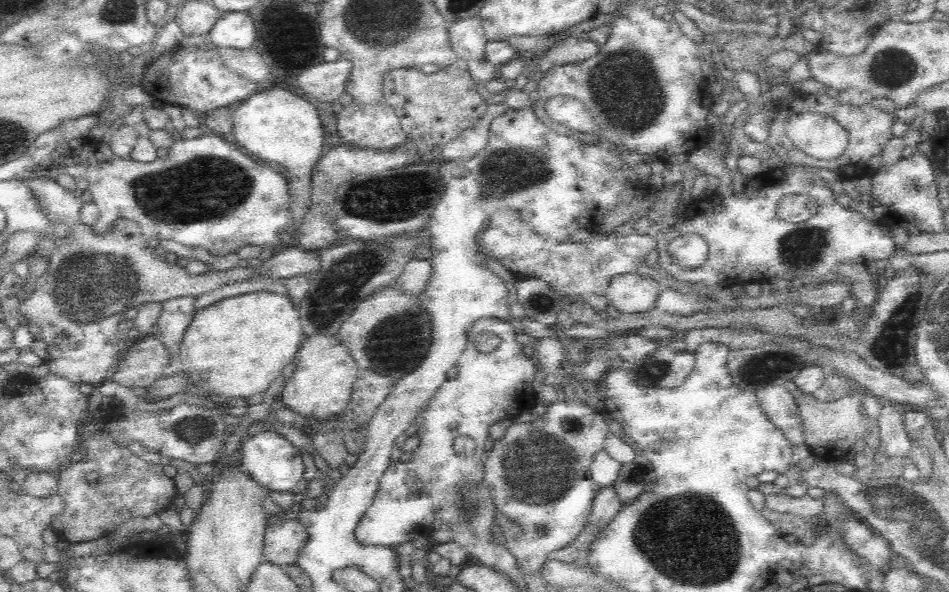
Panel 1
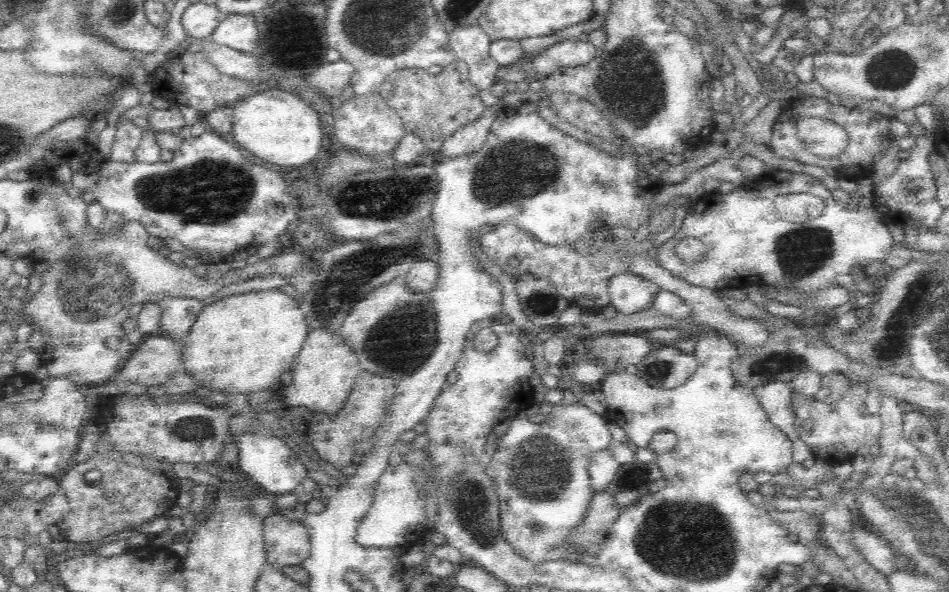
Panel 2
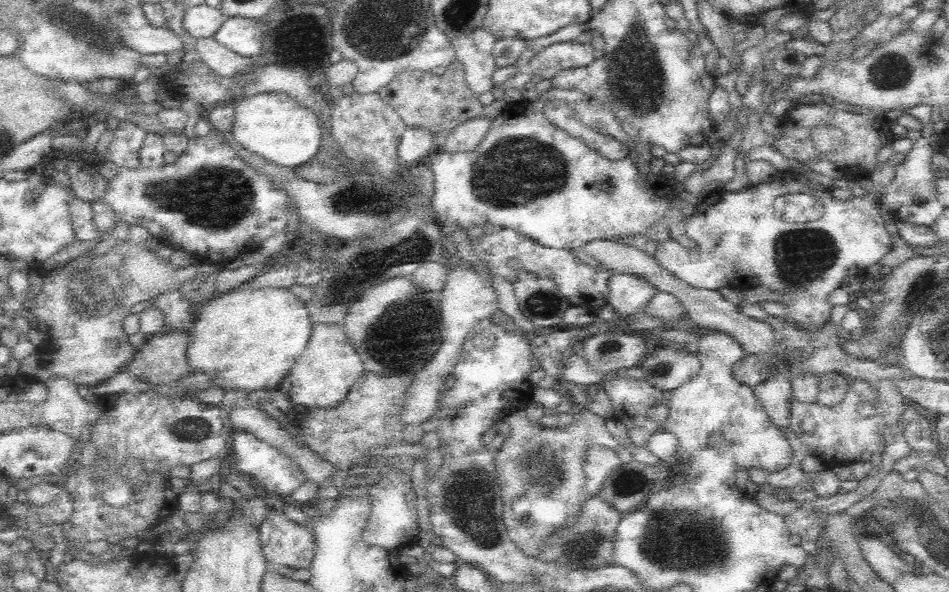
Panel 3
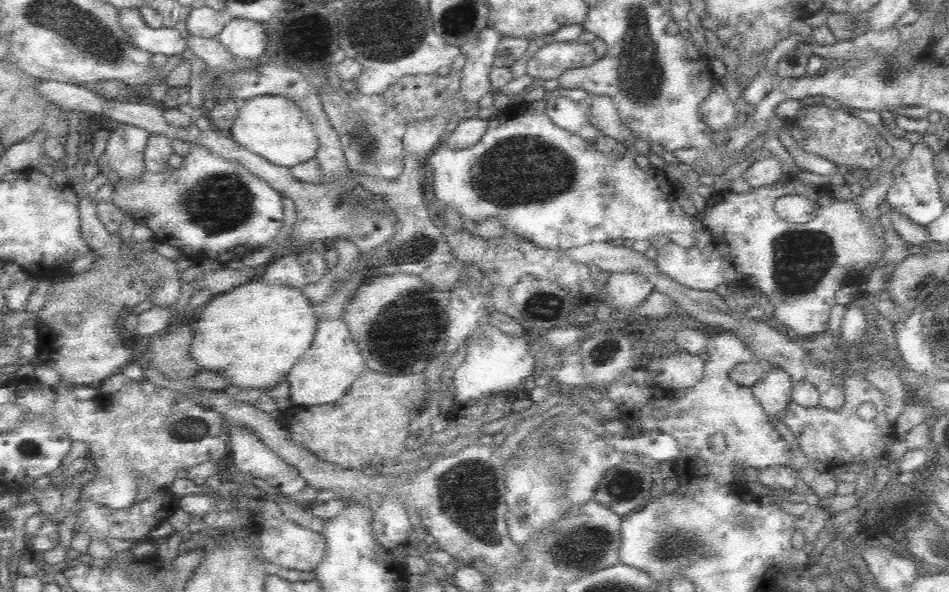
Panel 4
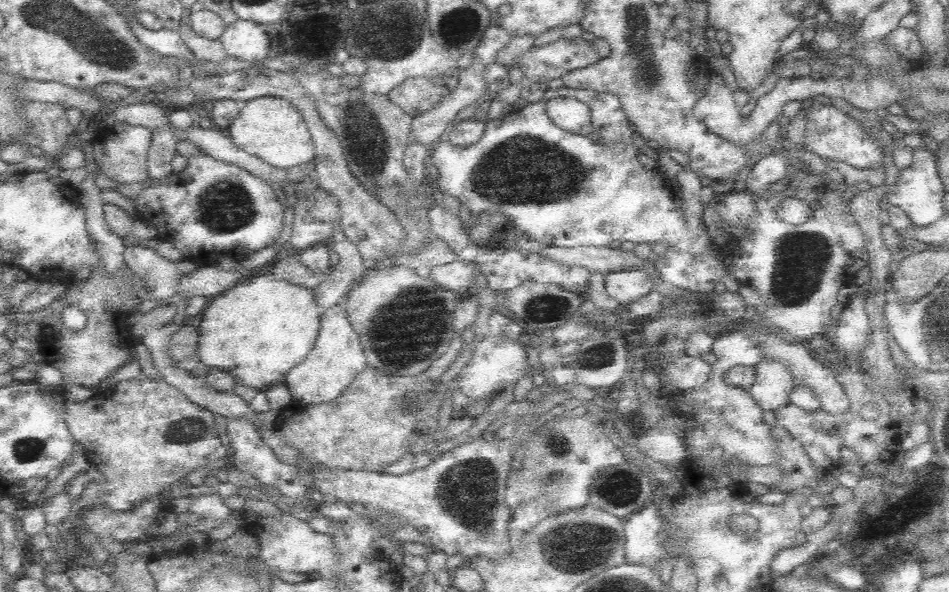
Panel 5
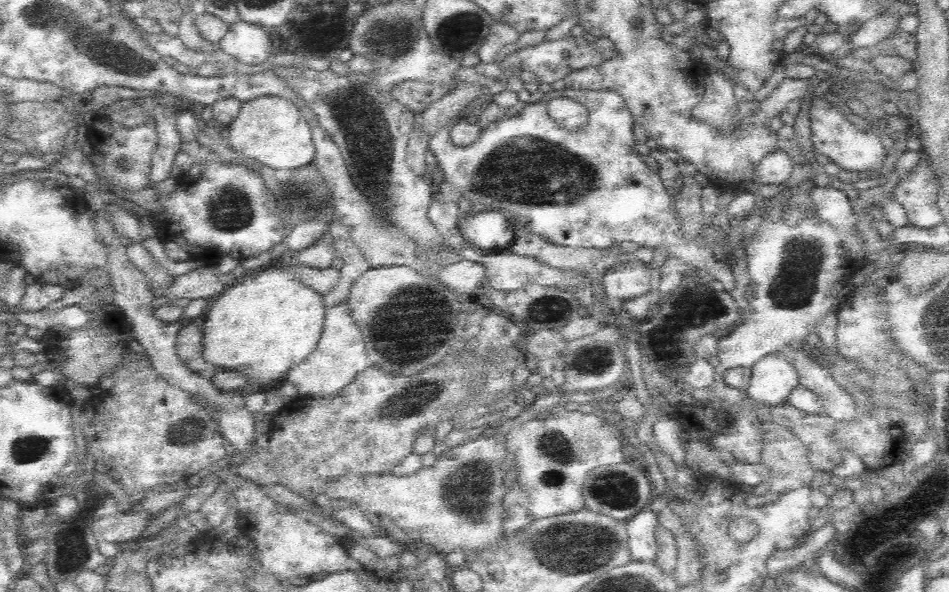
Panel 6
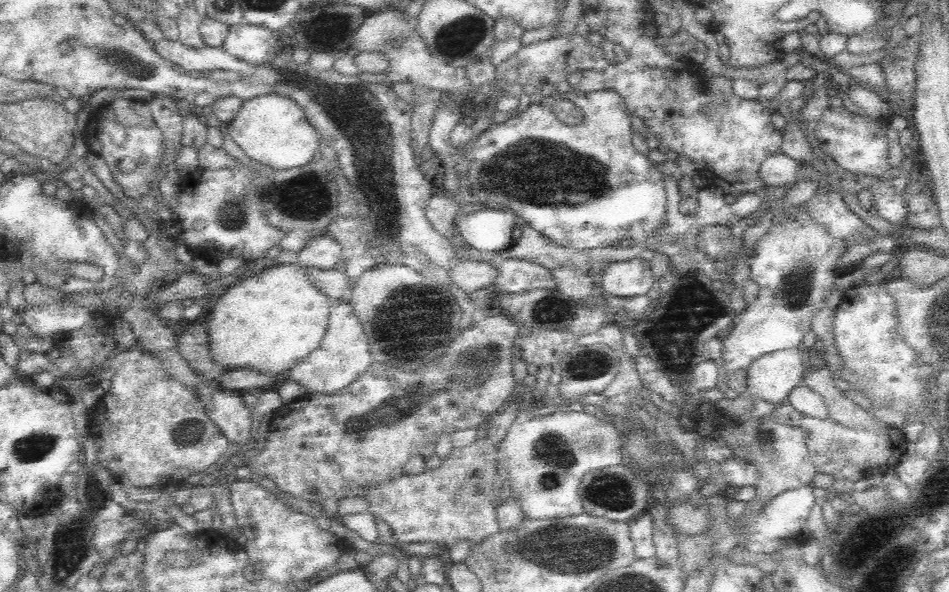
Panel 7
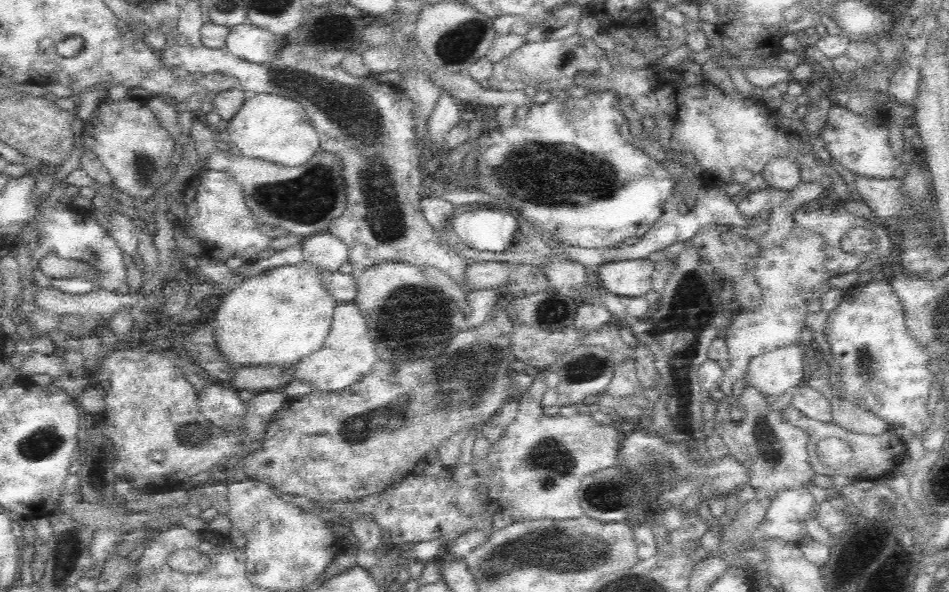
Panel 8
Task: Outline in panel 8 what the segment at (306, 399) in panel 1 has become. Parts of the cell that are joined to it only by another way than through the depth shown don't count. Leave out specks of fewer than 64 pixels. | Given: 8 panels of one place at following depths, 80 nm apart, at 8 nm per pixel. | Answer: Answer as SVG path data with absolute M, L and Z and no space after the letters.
M338 303L334 308L328 337L321 350L302 358L295 369L294 379L308 383L313 391L336 393L360 381L373 368L378 356L374 342L368 334L366 319L356 303Z

